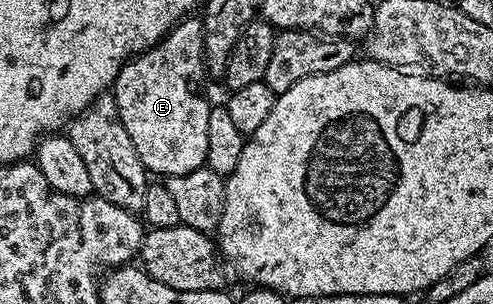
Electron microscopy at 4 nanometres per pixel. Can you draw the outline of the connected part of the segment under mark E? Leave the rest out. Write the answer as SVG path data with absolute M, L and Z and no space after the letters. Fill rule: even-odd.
M187 18L174 25L156 46L127 60L112 85L112 95L119 108L120 122L132 138L132 143L147 173L158 178L188 174L203 167L208 154L208 114L211 101L206 101L206 55L204 30L198 18Z

